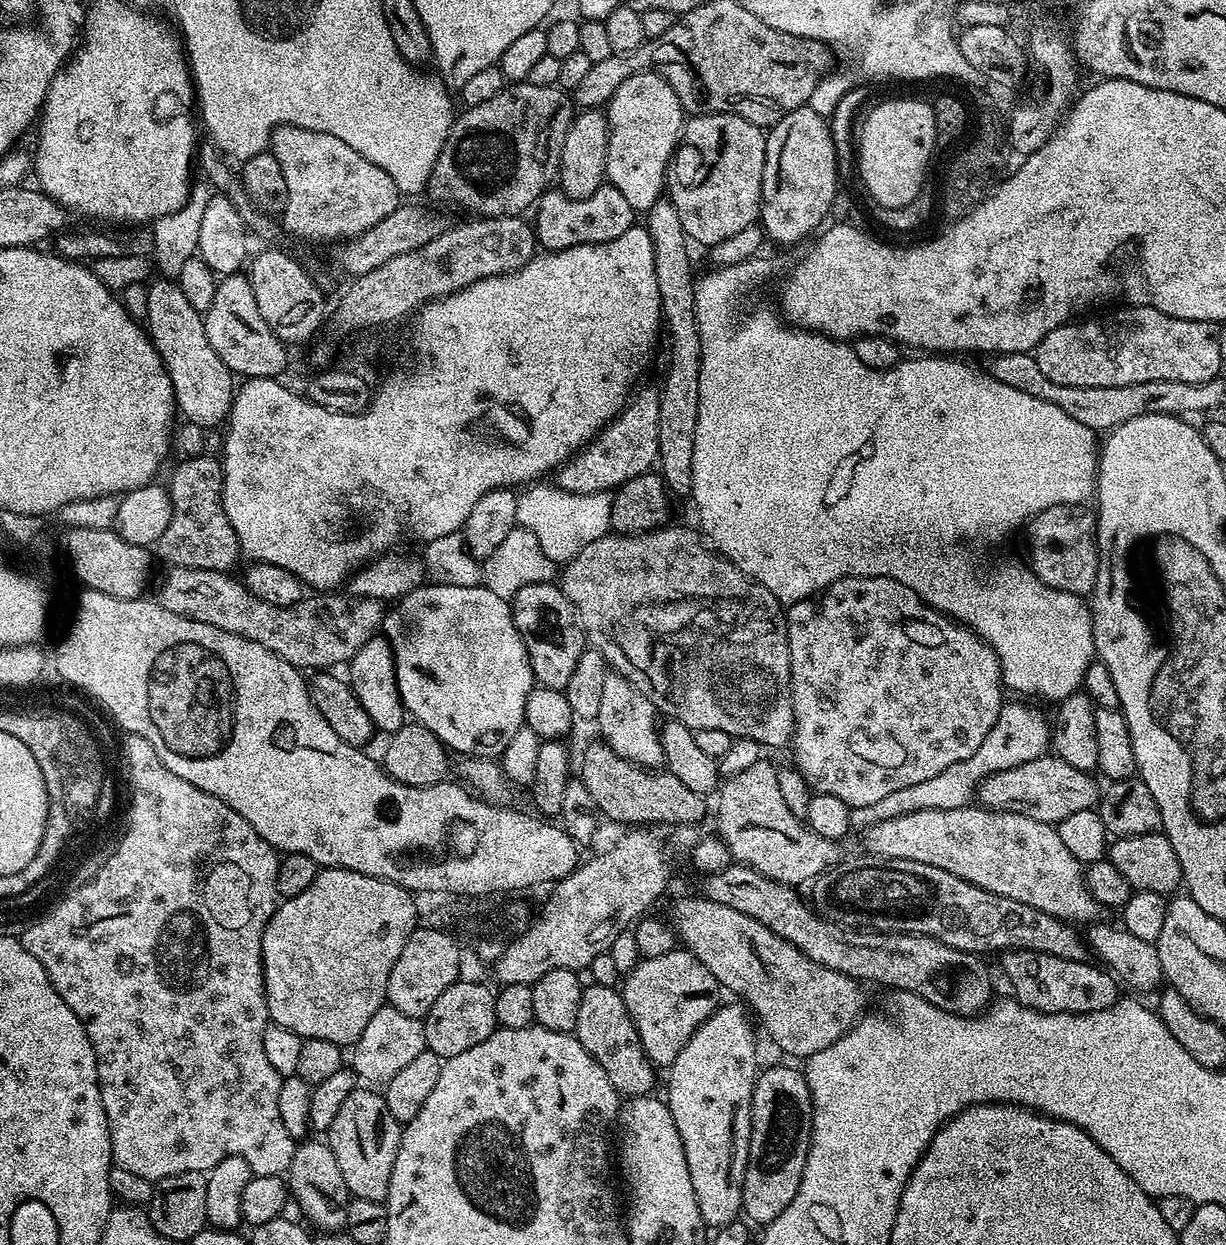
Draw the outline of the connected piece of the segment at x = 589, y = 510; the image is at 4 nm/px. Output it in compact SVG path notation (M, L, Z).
M548 482L533 483L517 495L516 522L538 538L542 550L546 550L546 558L557 562L573 560L579 552L586 550L586 546L590 546L590 542L609 535L612 527L612 496L609 493L574 494L562 487L544 483Z

